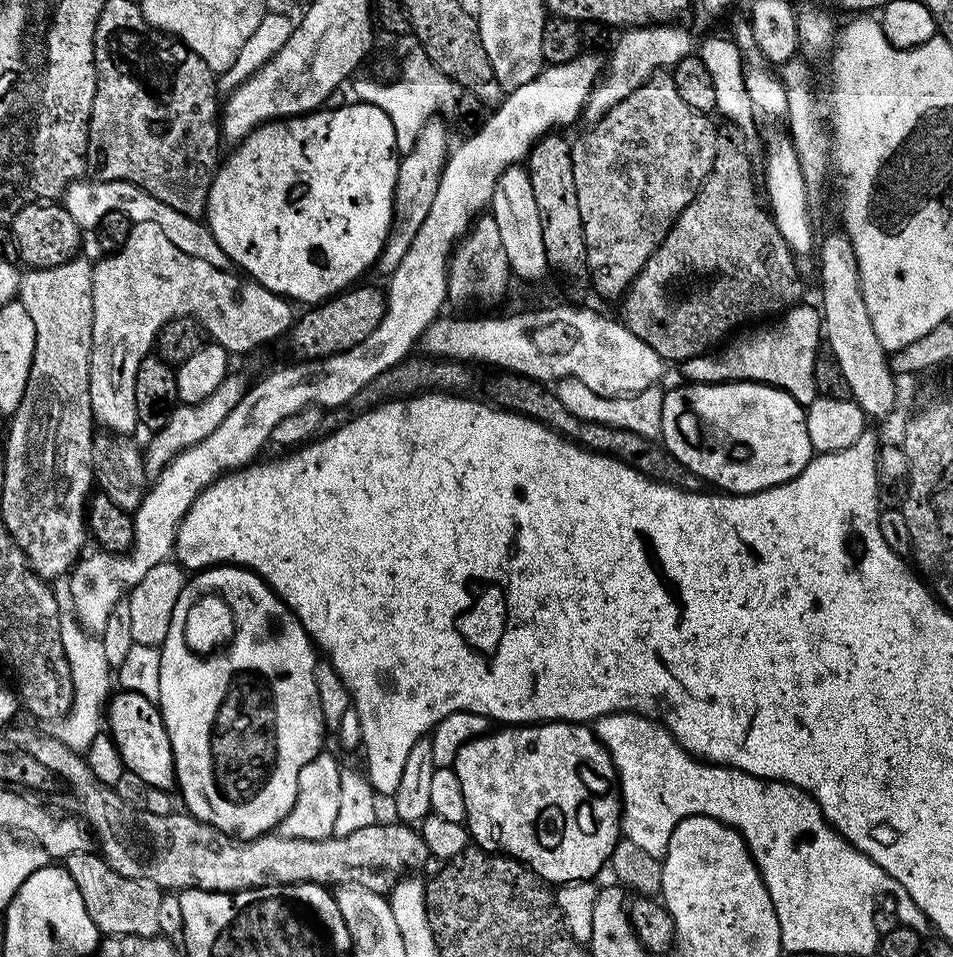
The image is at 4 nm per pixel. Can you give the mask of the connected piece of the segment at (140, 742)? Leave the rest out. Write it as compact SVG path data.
M127 690L118 692L107 701L106 728L112 741L118 746L118 754L125 769L138 774L138 778L142 778L148 788L175 789L174 750L170 746L170 734L166 730L159 707L140 693Z

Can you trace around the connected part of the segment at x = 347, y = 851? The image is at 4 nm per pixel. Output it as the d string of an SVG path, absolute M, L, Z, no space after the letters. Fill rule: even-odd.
M140 806L140 816L132 820L136 824L136 832L140 832L140 840L132 844L132 836L128 832L120 832L120 824L112 824L108 828L108 816L100 816L104 824L104 832L98 837L98 843L104 852L112 852L112 860L116 860L113 870L126 878L145 880L161 890L183 890L197 888L207 892L245 892L247 888L265 888L279 884L323 884L339 886L341 884L357 884L366 890L374 890L381 894L391 893L393 886L400 881L405 870L420 870L430 860L428 846L415 827L404 822L383 824L377 822L356 830L346 837L335 837L327 840L286 839L279 834L260 836L256 840L233 840L217 828L211 828L200 820L187 814L159 816Z

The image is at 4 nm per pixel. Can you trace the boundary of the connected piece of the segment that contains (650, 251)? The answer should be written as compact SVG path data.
M659 70L649 75L643 82L635 85L600 121L597 122L596 128L589 132L581 134L572 144L572 161L574 162L574 187L578 189L578 210L582 213L582 226L586 234L586 246L588 247L587 271L592 271L592 284L596 287L596 292L600 296L623 297L624 293L632 285L632 280L640 273L642 266L656 253L656 247L663 240L668 229L676 223L676 220L694 202L694 198L700 192L700 187L706 182L710 174L710 166L714 166L714 146L716 145L717 125L712 124L711 115L694 110L686 106L678 94L678 86L674 86L674 78L667 71Z

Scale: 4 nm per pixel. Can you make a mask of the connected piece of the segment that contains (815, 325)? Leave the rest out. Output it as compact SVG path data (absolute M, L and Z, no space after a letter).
M807 302L793 304L779 318L761 323L759 326L749 327L744 331L728 342L733 344L725 343L711 354L695 356L683 361L682 368L685 376L683 379L694 384L729 382L770 384L773 388L789 392L799 404L805 406L813 404L818 395L814 382L814 362L822 347L821 309L811 308Z

